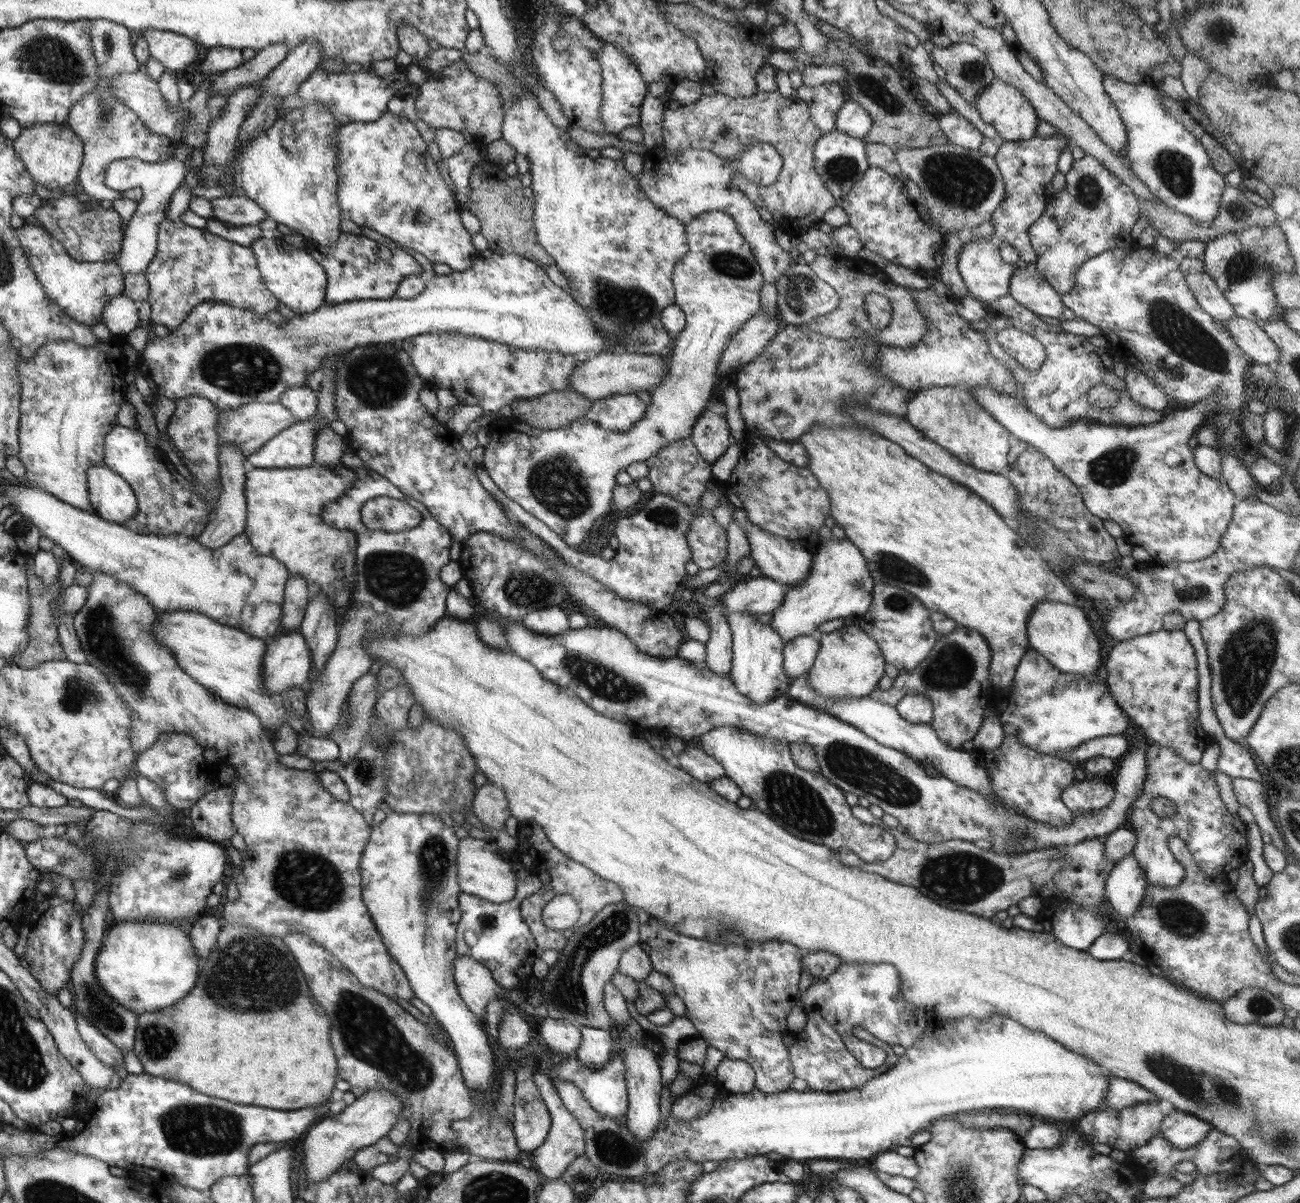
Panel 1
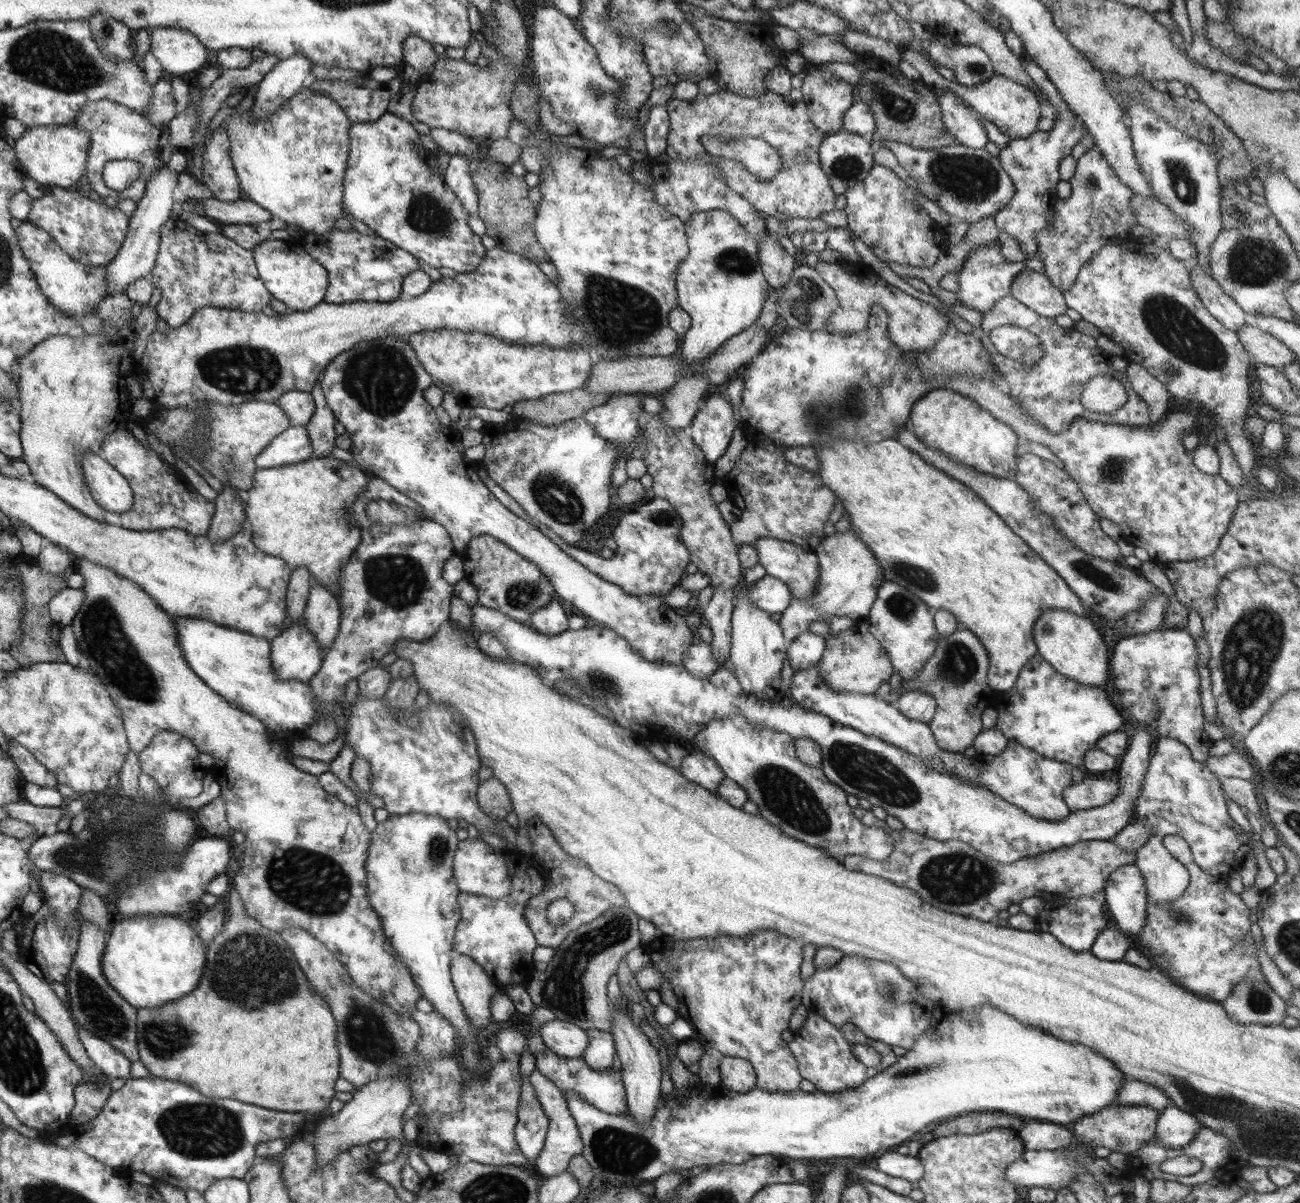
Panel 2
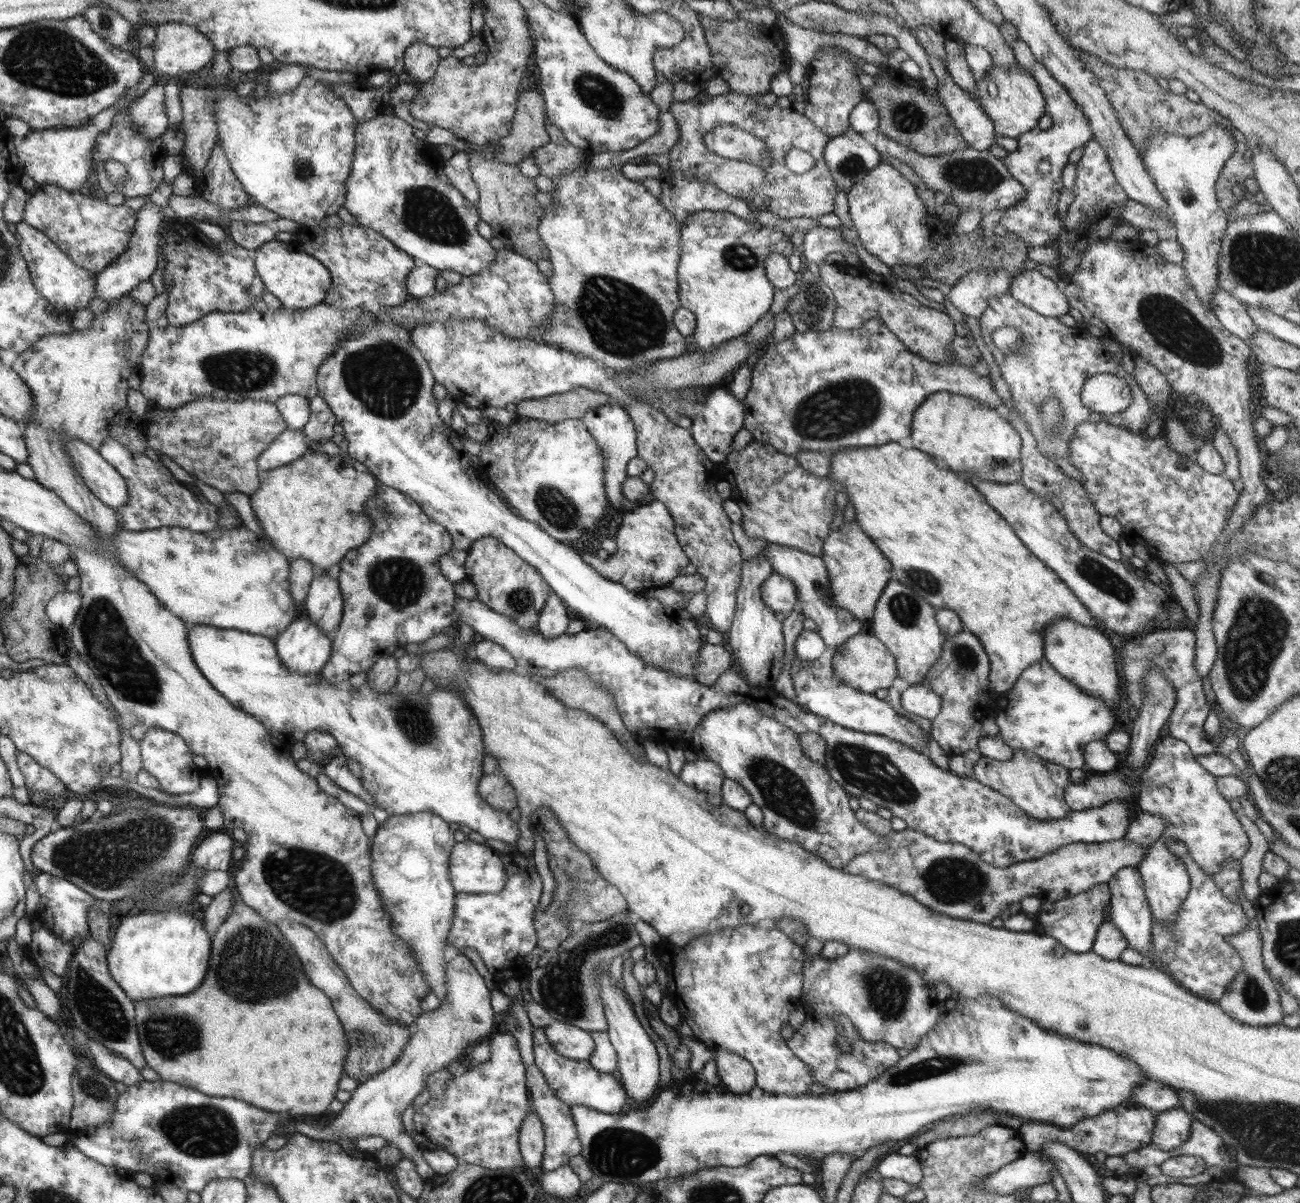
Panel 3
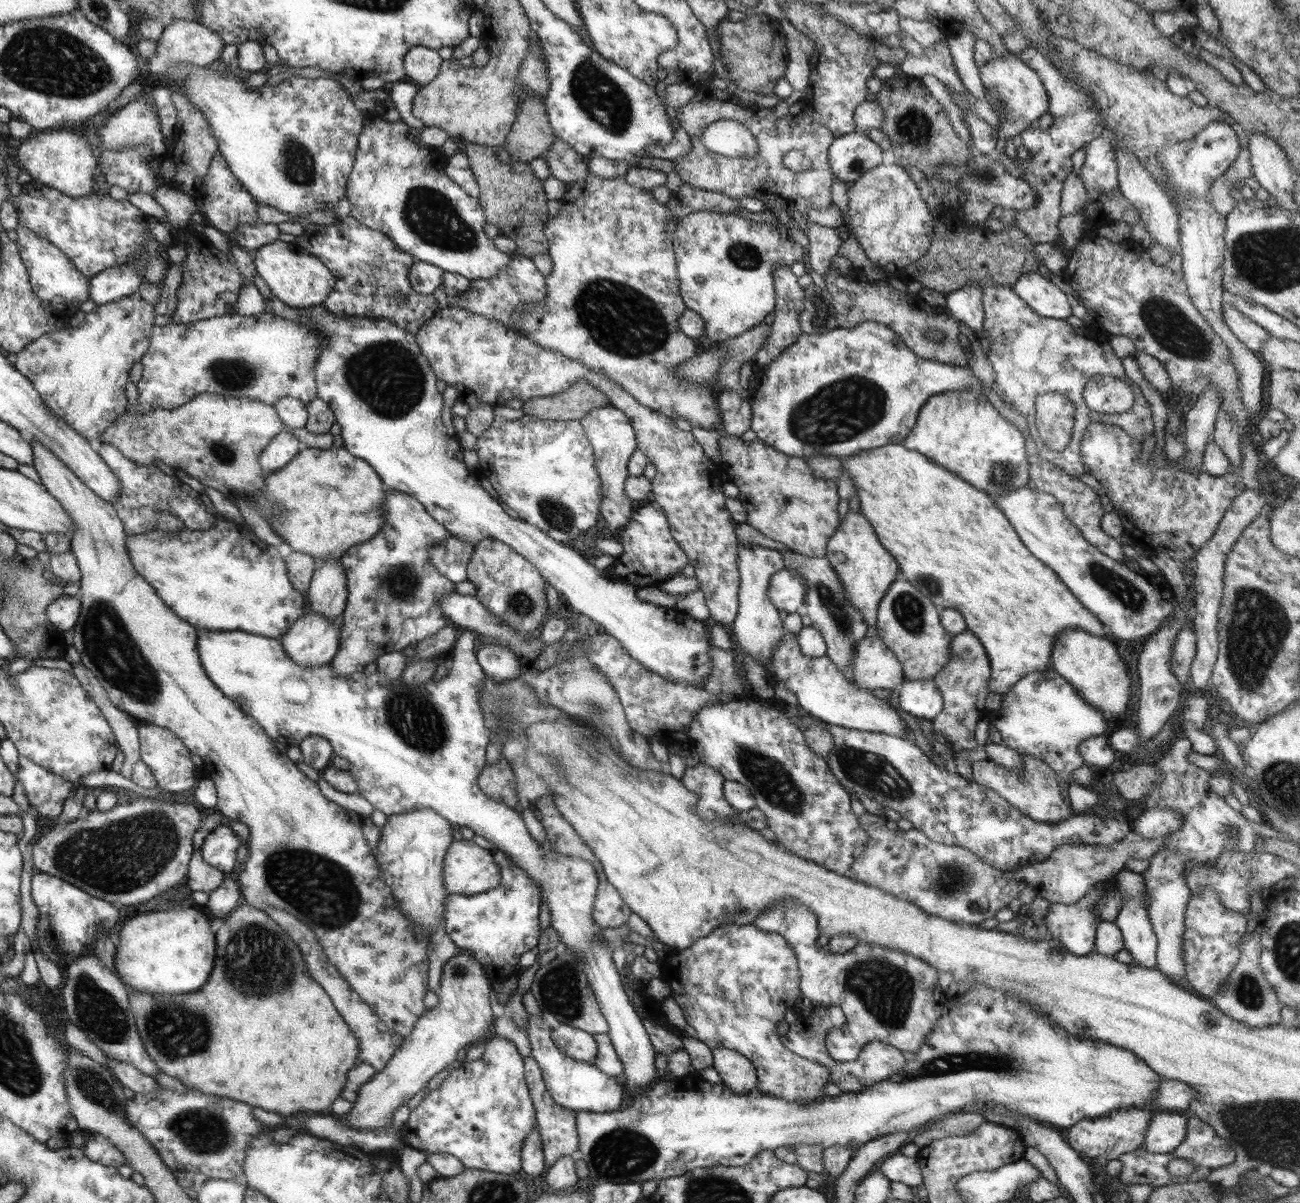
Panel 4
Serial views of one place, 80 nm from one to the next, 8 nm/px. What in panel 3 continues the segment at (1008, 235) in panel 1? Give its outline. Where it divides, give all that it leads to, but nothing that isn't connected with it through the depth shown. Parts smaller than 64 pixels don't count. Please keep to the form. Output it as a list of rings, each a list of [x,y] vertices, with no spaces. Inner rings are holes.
[[[1020,39],[1011,42],[1017,64],[1030,72],[1034,81],[1038,83],[1040,92],[1046,101],[1046,113],[1052,117],[1053,126],[1048,130],[1036,127],[1017,136],[1018,149],[1009,152],[1004,158],[1008,172],[1023,186],[1025,197],[1013,207],[1007,208],[1000,224],[1010,232],[1017,234],[1026,243],[1029,249],[1044,246],[1054,242],[1062,230],[1062,220],[1058,214],[1058,198],[1063,188],[1062,173],[1068,162],[1068,156],[1074,148],[1080,148],[1093,139],[1092,129],[1082,109],[1071,99],[1070,93],[1065,90],[1046,67],[1038,62],[1030,47]]]

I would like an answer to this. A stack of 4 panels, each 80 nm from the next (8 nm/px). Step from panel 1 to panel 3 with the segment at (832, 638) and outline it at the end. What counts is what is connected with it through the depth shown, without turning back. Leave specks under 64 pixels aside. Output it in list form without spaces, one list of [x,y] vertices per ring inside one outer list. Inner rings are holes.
[[[864,622],[862,632],[847,638],[830,656],[833,673],[848,687],[860,692],[875,695],[880,689],[890,689],[898,676],[895,658],[882,641],[870,631],[870,623]]]

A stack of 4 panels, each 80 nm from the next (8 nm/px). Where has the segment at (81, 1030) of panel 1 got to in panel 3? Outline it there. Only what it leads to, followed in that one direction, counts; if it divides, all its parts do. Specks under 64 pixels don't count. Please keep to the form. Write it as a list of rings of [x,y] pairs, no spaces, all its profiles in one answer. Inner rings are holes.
[[[88,1039],[86,1044],[88,1045],[88,1052],[92,1056],[92,1063],[112,1080],[123,1082],[128,1087],[146,1081],[140,1075],[139,1068],[136,1068],[129,1060],[100,1045],[100,1042]]]

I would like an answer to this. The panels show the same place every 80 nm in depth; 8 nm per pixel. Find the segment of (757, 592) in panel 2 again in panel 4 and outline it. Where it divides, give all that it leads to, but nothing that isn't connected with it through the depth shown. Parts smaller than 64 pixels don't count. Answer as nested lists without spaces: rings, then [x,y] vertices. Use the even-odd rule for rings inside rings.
[[[784,568],[771,576],[767,595],[778,610],[800,614],[805,592],[804,579],[793,570]]]

